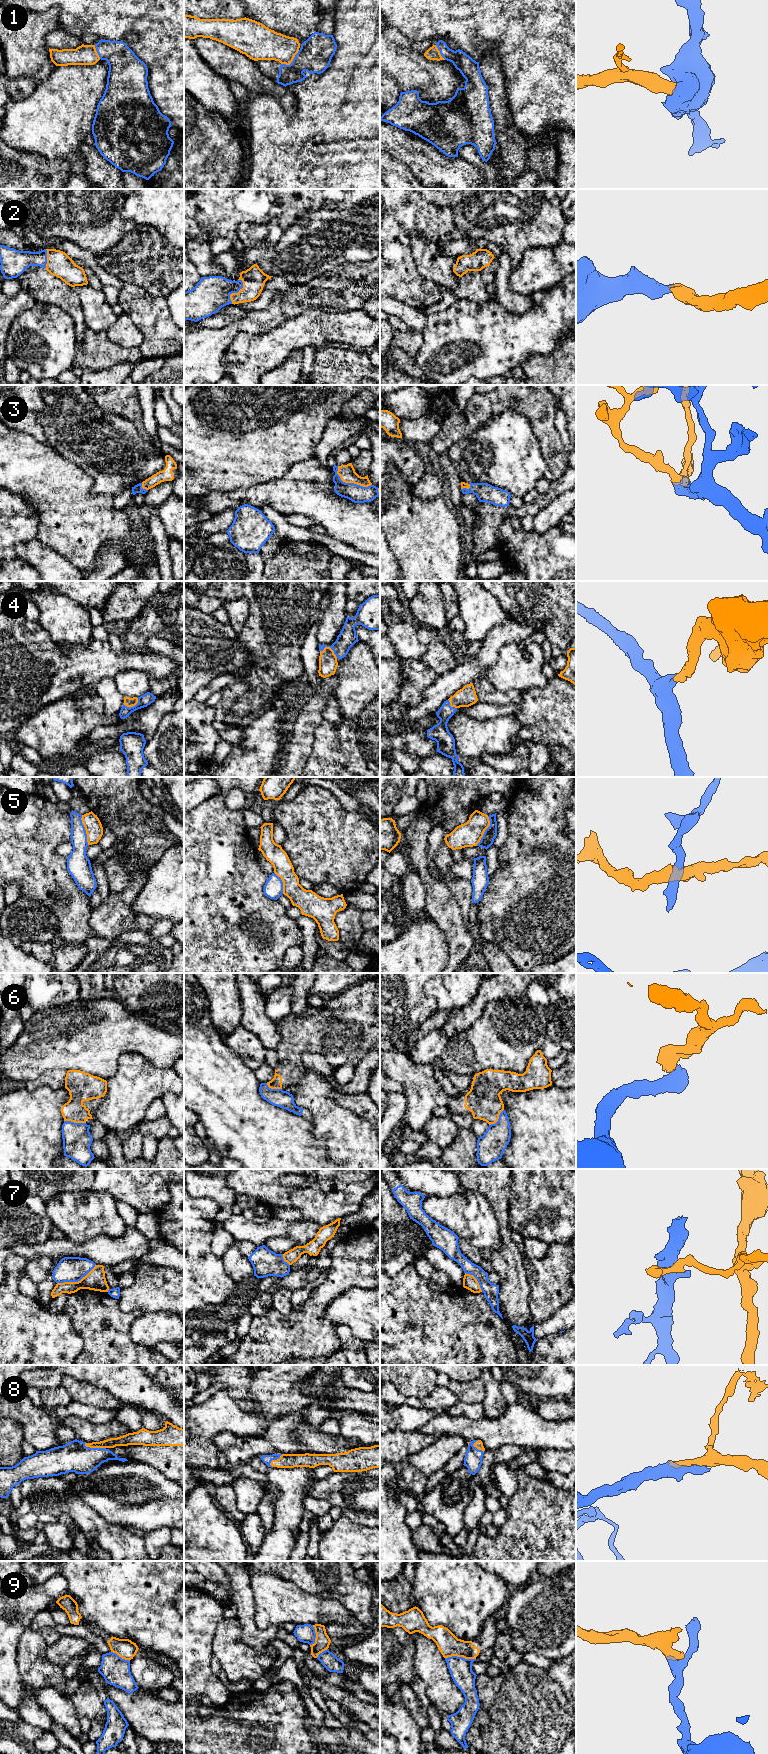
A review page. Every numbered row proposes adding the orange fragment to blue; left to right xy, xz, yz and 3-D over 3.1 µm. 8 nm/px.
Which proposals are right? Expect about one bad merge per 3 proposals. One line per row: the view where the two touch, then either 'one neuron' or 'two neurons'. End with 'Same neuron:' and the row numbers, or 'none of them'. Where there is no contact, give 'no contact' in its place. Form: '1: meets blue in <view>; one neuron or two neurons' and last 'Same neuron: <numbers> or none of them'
1: meets blue in xz; one neuron
2: meets blue in xz; one neuron
3: meets blue in xz; one neuron
4: meets blue in xz; one neuron
5: meets blue in xy; two neurons
6: meets blue in xy; two neurons
7: meets blue in xy; two neurons
8: meets blue in xy; one neuron
9: meets blue in yz; two neurons
Same neuron: 1, 2, 3, 4, 8

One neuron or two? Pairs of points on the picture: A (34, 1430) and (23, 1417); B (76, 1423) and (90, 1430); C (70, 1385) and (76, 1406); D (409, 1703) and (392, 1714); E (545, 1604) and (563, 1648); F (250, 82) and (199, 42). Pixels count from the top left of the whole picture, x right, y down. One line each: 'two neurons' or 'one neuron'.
A: one neuron
B: one neuron
C: two neurons
D: two neurons
E: one neuron
F: one neuron

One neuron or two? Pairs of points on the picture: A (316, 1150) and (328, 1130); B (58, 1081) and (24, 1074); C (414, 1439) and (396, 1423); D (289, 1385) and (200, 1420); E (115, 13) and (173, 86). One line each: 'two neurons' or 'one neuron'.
A: two neurons
B: two neurons
C: two neurons
D: one neuron
E: one neuron

